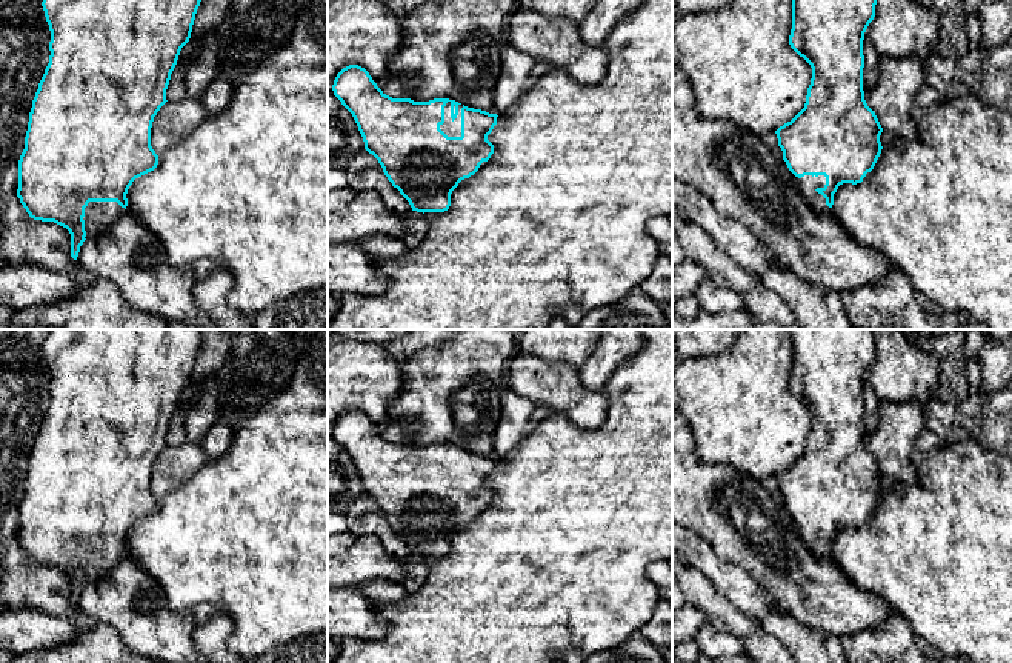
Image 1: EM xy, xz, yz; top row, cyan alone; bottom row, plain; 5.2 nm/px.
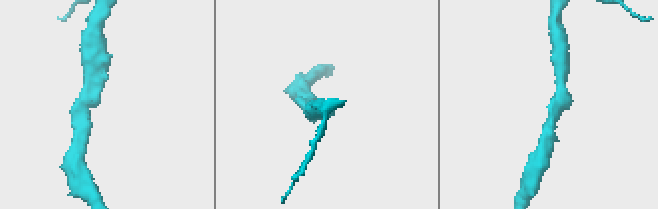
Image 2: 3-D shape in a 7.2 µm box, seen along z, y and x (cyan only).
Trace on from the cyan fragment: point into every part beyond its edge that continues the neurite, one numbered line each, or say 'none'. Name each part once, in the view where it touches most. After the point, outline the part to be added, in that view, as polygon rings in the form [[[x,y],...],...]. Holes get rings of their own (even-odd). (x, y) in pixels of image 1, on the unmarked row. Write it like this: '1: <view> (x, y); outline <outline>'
1: xz (451, 473); outline [[[451,446],[444,451],[444,468],[440,469],[440,474],[448,481],[461,481],[461,452],[463,449],[458,449],[458,460],[455,465],[451,463]]]

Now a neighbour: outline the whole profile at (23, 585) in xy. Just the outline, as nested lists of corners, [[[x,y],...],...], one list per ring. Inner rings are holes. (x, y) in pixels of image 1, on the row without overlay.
[[[15,540],[3,555],[0,601],[5,609],[35,609],[69,620],[82,631],[98,625],[71,601],[71,578],[54,566],[29,561]]]

